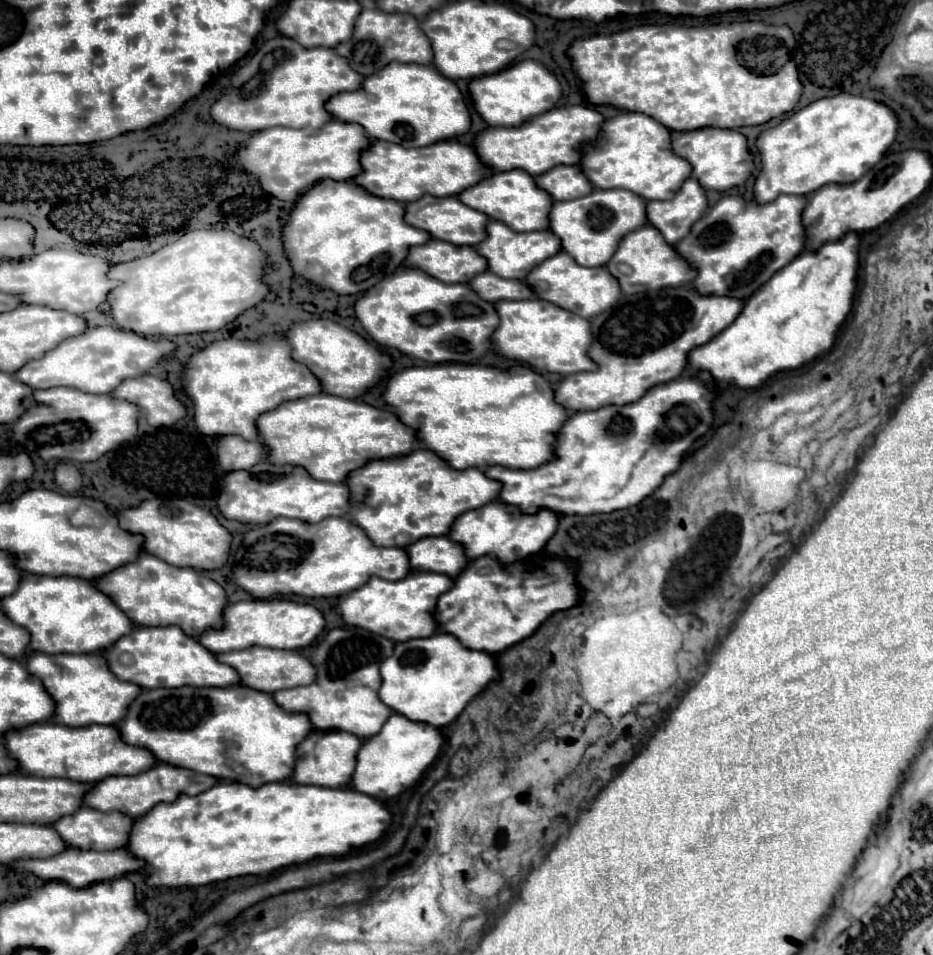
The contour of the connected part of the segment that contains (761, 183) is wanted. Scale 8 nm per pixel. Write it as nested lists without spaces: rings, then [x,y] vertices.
[[[835,95],[819,99],[801,111],[793,113],[791,117],[783,119],[777,127],[771,127],[763,131],[757,139],[757,149],[761,155],[761,171],[753,185],[753,201],[759,205],[775,201],[781,193],[787,195],[809,195],[817,189],[821,189],[827,183],[847,185],[863,177],[887,151],[887,147],[895,141],[897,135],[897,117],[893,111],[873,99],[855,97],[855,95]]]

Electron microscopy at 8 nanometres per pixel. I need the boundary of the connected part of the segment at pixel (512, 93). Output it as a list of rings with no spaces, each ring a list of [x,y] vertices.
[[[519,61],[499,73],[473,79],[469,83],[469,93],[475,103],[477,113],[483,117],[487,125],[493,127],[519,127],[529,117],[545,113],[555,107],[561,97],[561,85],[553,73],[549,73],[537,61]]]

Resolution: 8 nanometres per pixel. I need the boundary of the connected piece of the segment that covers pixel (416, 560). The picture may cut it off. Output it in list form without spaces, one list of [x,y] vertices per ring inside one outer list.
[[[445,535],[419,539],[407,547],[407,555],[413,571],[433,571],[449,577],[457,577],[469,563],[463,547]]]

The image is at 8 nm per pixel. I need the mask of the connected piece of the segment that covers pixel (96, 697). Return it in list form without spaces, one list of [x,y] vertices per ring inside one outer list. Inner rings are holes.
[[[31,653],[27,657],[27,671],[37,675],[47,689],[47,693],[55,701],[55,715],[53,721],[67,727],[83,727],[83,725],[115,725],[119,723],[125,713],[127,705],[139,695],[141,687],[119,681],[107,667],[103,655],[87,653],[87,655],[73,655],[73,653]]]

